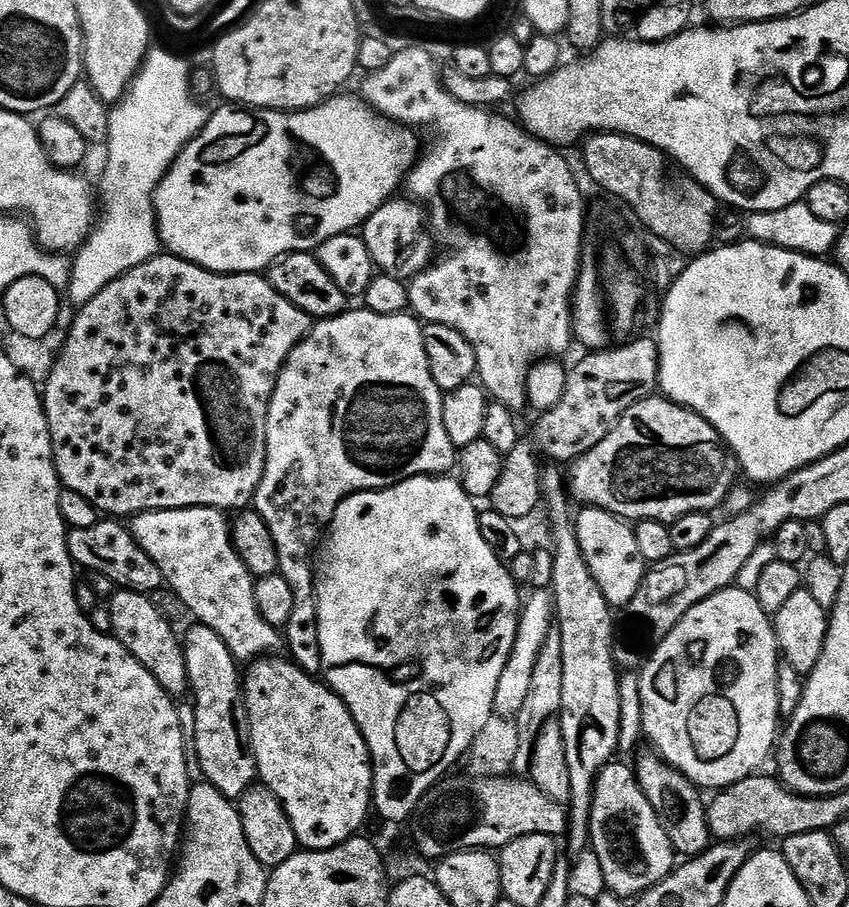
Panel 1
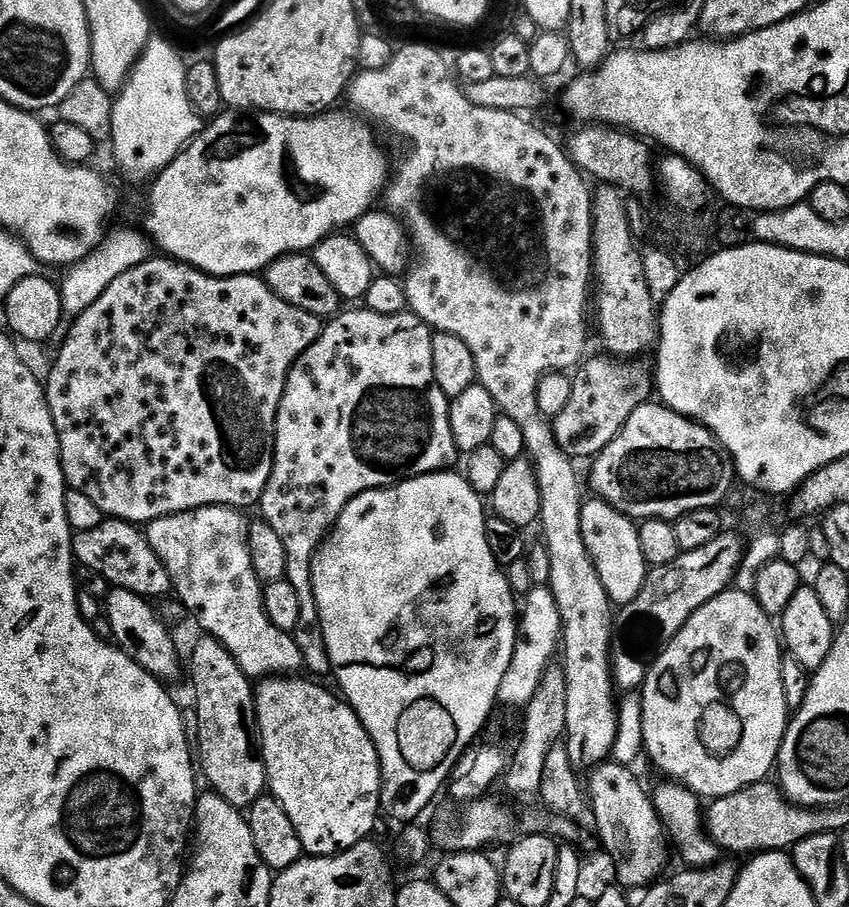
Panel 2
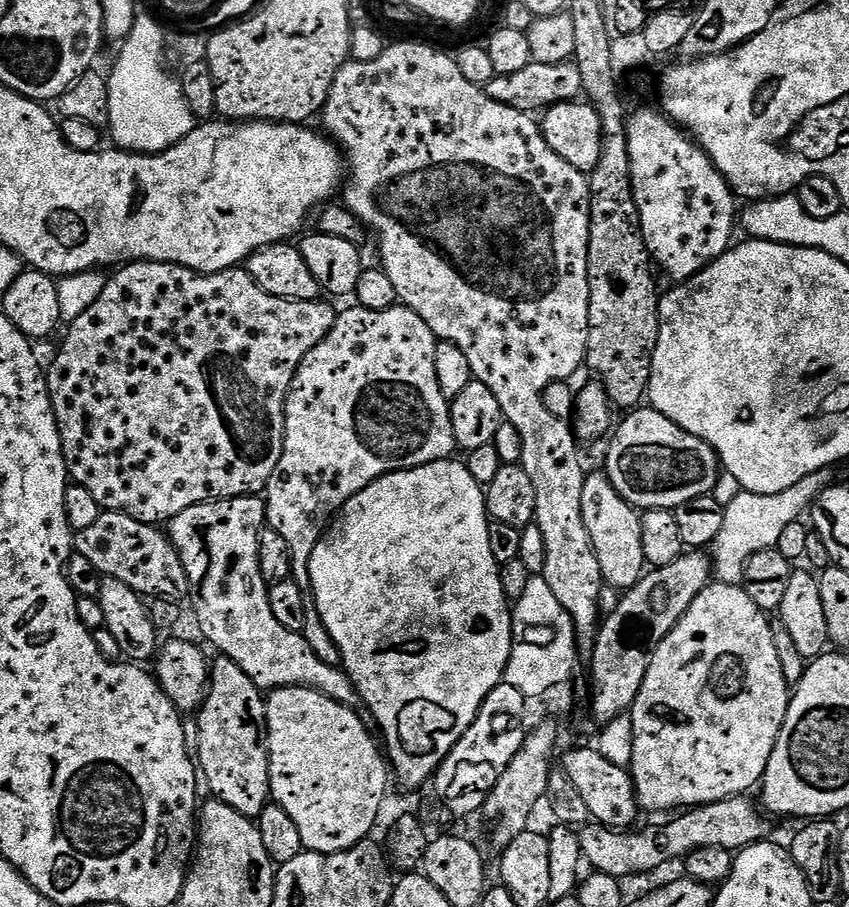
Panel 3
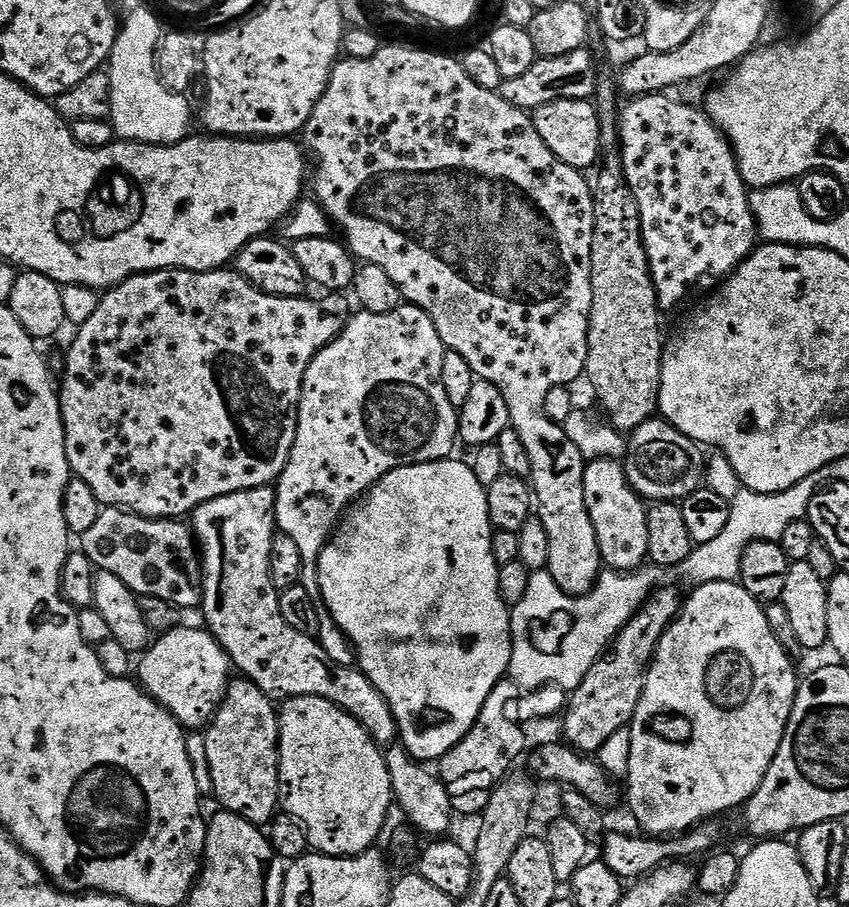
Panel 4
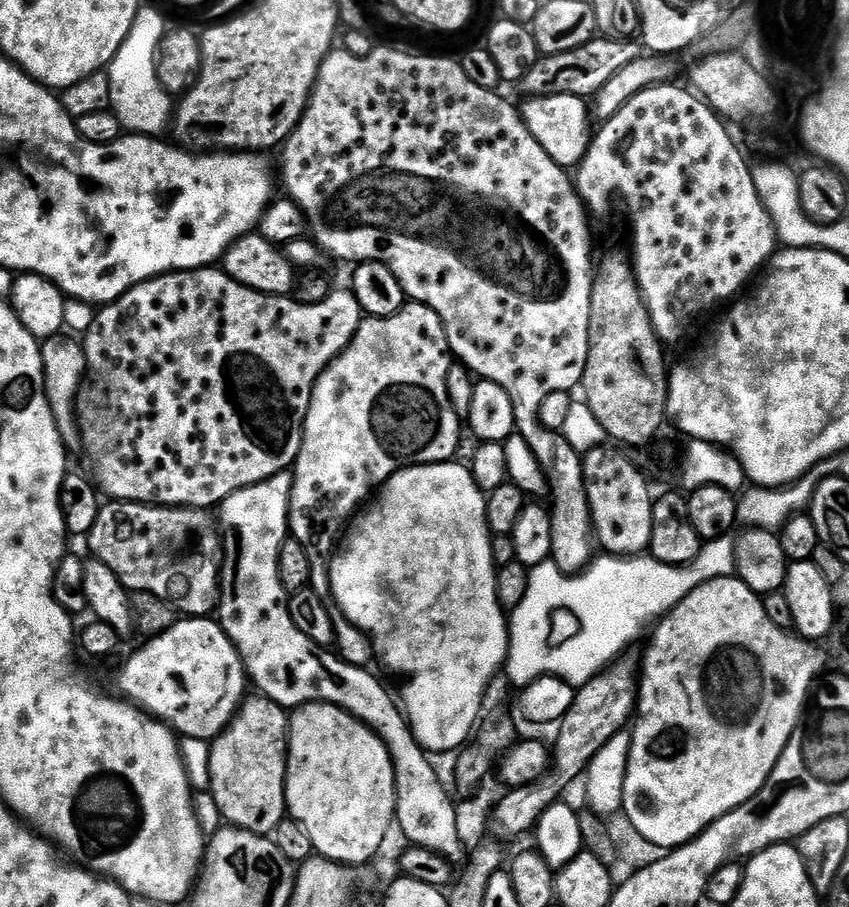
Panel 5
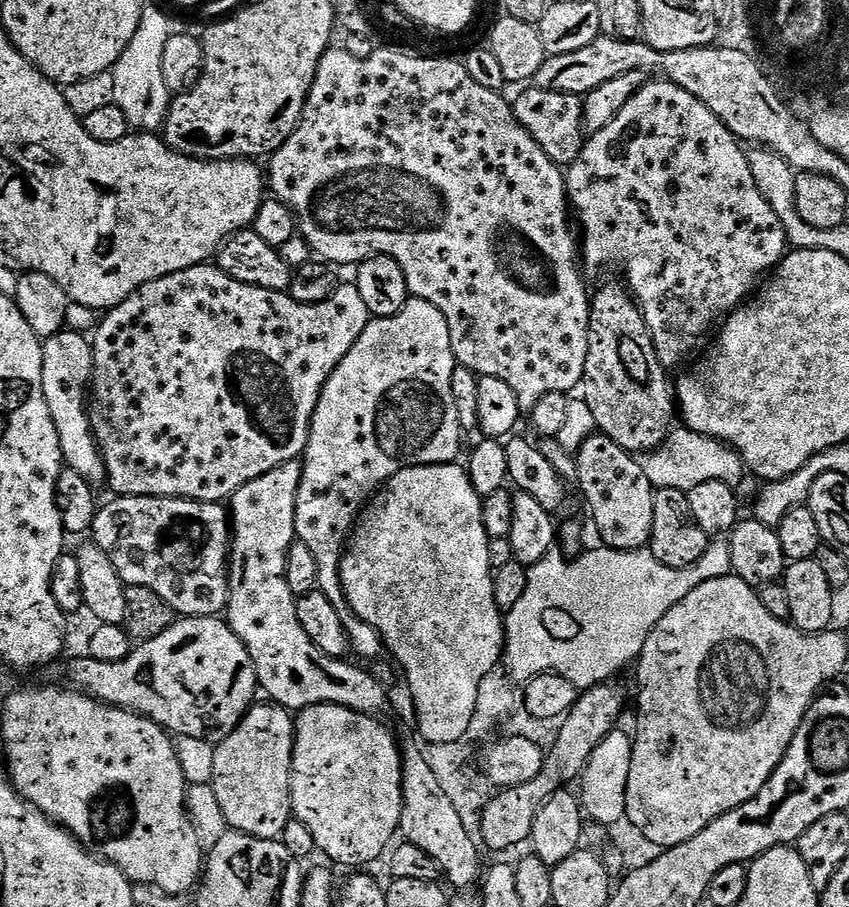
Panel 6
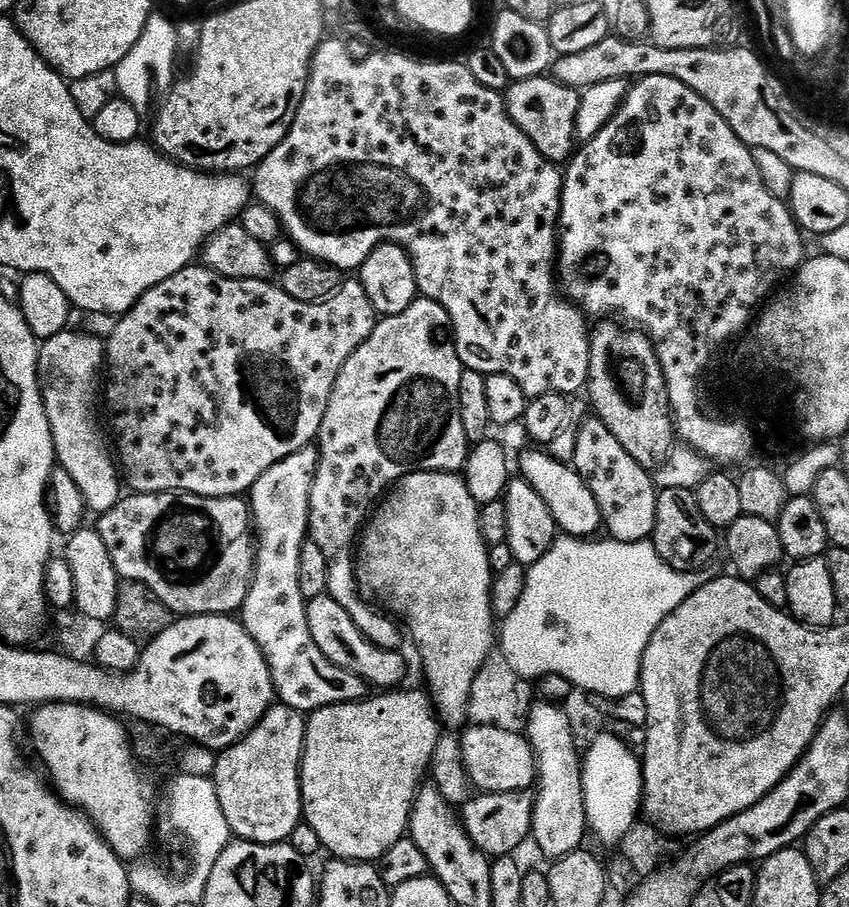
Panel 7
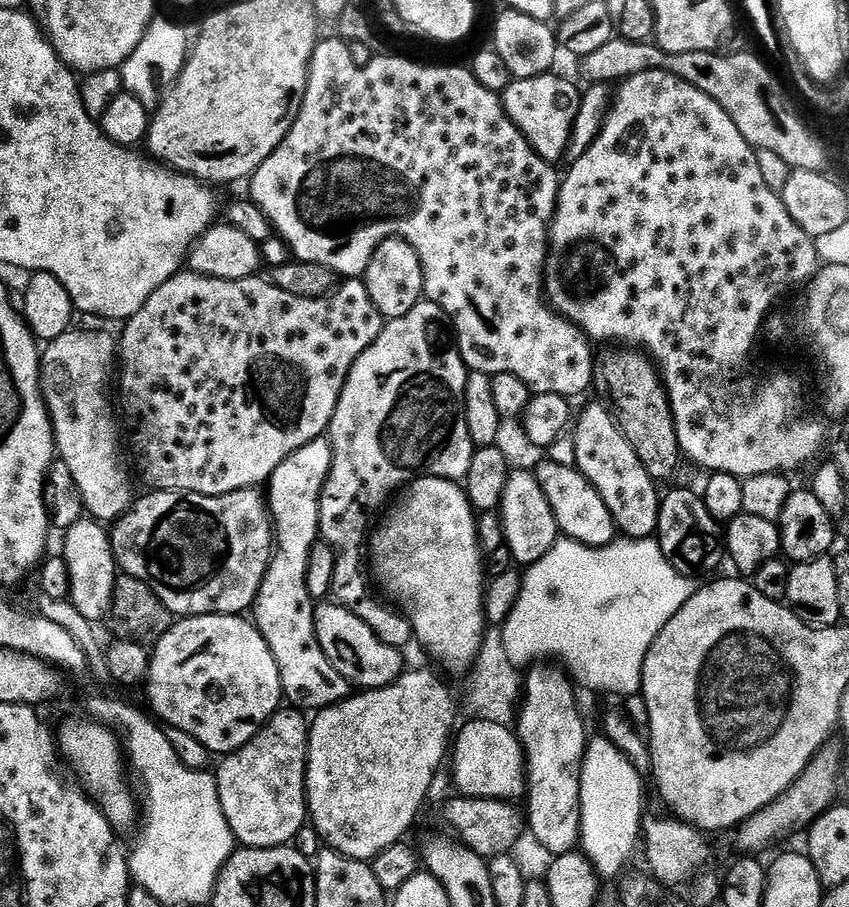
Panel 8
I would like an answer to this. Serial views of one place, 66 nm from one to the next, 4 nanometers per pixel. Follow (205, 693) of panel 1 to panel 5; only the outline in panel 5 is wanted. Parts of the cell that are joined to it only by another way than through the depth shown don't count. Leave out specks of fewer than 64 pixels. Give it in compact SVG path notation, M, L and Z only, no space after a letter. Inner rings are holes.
M252 694L241 704L236 711L236 716L228 723L228 729L211 741L212 753L208 756L208 776L212 779L212 800L216 803L216 808L225 816L227 823L234 828L242 828L247 832L253 832L259 836L271 837L275 833L276 827L286 818L288 803L286 802L286 774L288 773L288 721L289 713L280 704L276 704L269 696Z

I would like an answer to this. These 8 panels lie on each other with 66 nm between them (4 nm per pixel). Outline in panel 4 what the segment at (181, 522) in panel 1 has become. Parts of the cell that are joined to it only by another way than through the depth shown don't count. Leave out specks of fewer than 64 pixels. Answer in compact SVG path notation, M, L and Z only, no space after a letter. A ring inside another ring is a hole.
M251 488L245 492L226 494L205 504L199 504L190 516L190 527L202 553L202 571L206 577L206 587L202 592L203 623L217 642L223 646L224 653L232 661L235 671L241 677L250 679L273 701L283 702L293 696L317 696L334 702L343 712L349 712L370 734L370 738L381 749L397 747L400 731L394 714L382 694L366 678L359 667L343 668L322 650L319 639L296 632L280 613L281 589L272 581L270 550L272 538L277 535L276 489Z

